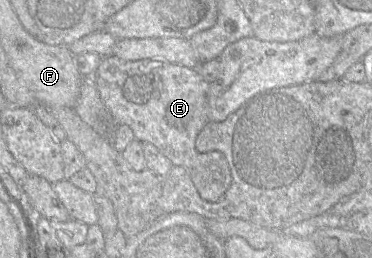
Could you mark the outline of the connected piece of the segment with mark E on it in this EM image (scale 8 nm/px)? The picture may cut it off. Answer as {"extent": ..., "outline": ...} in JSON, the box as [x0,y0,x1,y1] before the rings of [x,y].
{"extent":[92,55,233,201],"outline":[[[115,55],[103,57],[92,78],[99,95],[110,112],[115,124],[129,126],[135,139],[152,143],[167,157],[173,166],[183,166],[191,175],[202,198],[209,201],[225,199],[233,178],[230,176],[229,164],[220,151],[201,153],[195,149],[195,141],[209,122],[207,117],[207,101],[209,84],[200,74],[198,68],[188,68],[159,59],[142,59],[136,61],[122,60]]]}

